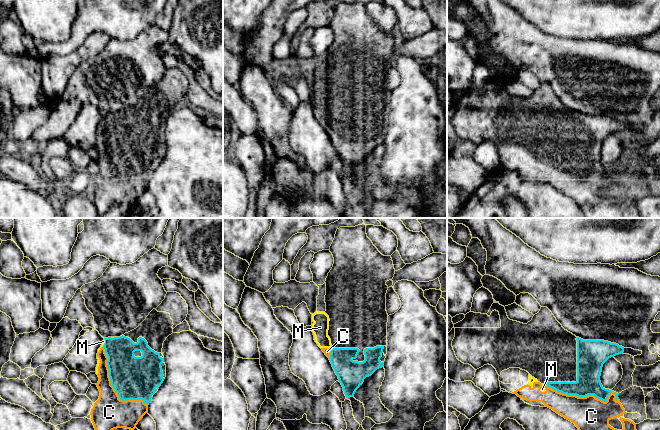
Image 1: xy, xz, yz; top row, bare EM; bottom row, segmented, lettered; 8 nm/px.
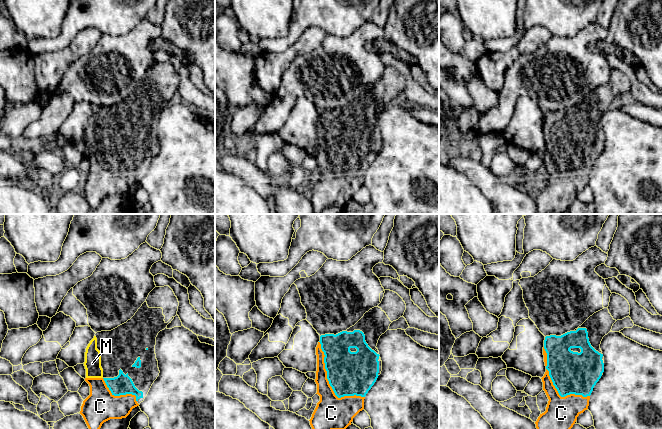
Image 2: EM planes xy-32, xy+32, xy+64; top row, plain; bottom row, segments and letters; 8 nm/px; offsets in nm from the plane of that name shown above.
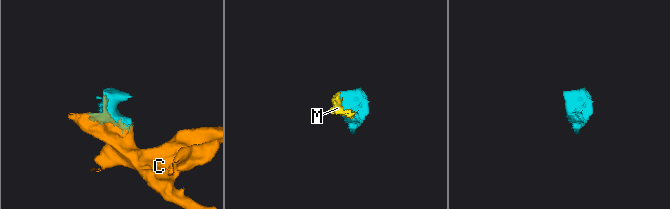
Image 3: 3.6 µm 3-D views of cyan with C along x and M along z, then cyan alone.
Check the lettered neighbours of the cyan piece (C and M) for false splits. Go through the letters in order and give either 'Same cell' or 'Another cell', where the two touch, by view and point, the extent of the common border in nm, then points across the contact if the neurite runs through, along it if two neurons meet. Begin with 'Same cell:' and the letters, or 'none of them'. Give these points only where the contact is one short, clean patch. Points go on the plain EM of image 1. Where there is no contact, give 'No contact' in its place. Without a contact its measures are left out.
Same cell: C, M
C: Same cell. Touches cyan at xy (113, 162). Shared border 600 nm
M: Same cell. Touches cyan at xz (333, 123). Shared border 30 nm

